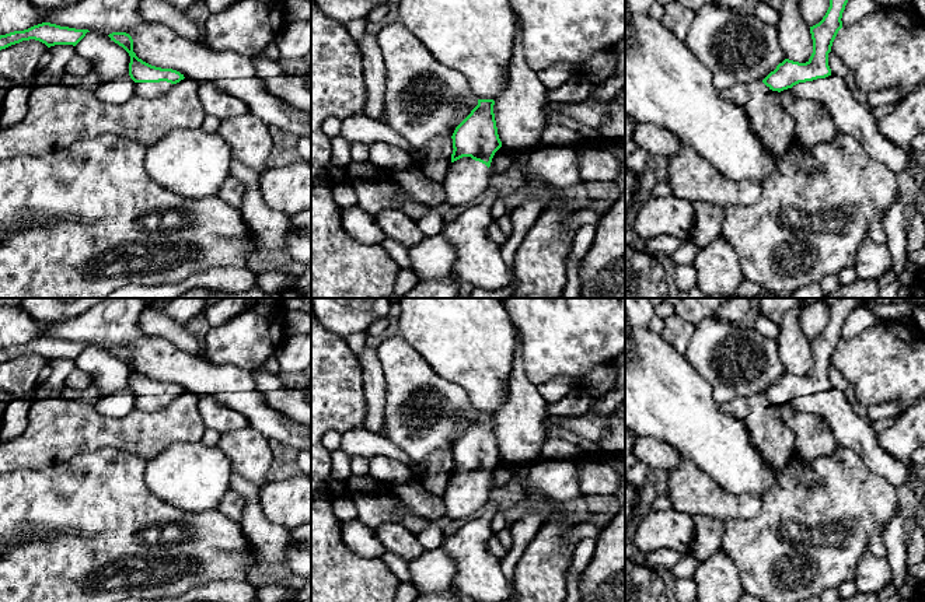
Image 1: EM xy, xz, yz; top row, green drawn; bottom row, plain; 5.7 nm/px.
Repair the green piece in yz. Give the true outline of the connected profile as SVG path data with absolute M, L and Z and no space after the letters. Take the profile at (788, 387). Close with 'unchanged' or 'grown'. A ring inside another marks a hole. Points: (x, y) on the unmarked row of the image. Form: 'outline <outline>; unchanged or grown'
outline M840 298L831 305L825 329L810 340L810 372L806 377L785 372L762 396L772 405L790 402L797 410L824 417L837 444L852 449L875 475L884 477L897 490L908 480L907 465L882 448L872 424L854 410L842 391L831 388L828 379L828 367L842 342L845 319L861 302L862 298Z; grown

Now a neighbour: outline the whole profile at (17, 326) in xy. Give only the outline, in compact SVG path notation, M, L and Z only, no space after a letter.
M7 302L0 305L0 349L24 344L42 336L48 335L21 305L10 305Z

